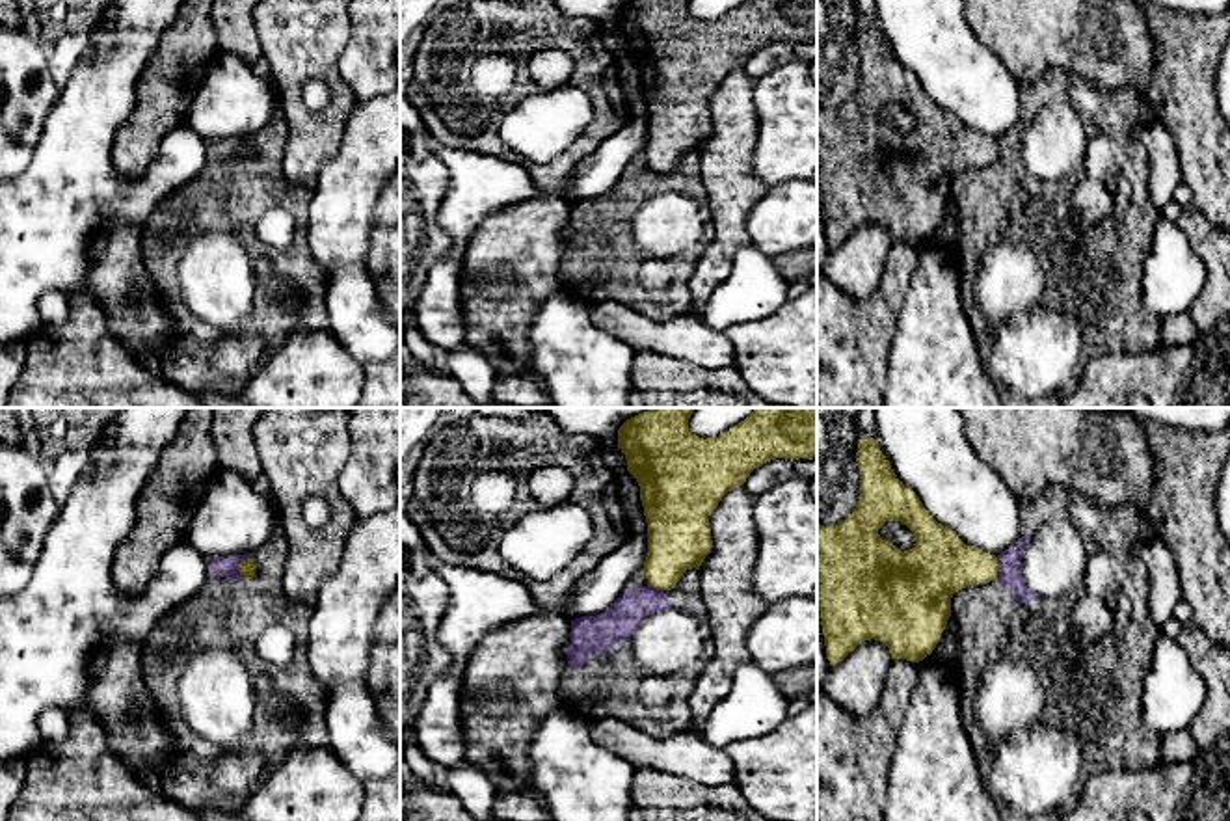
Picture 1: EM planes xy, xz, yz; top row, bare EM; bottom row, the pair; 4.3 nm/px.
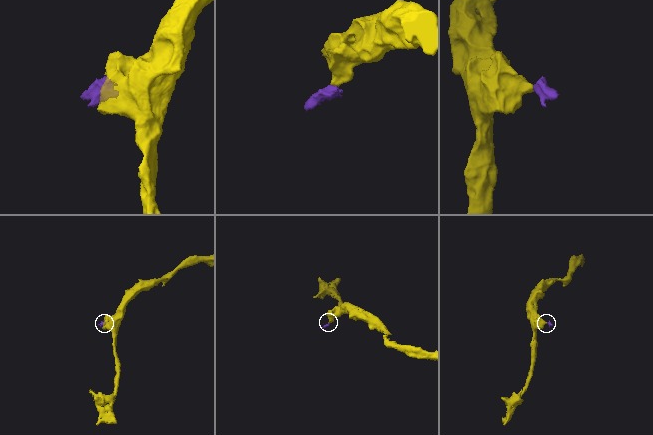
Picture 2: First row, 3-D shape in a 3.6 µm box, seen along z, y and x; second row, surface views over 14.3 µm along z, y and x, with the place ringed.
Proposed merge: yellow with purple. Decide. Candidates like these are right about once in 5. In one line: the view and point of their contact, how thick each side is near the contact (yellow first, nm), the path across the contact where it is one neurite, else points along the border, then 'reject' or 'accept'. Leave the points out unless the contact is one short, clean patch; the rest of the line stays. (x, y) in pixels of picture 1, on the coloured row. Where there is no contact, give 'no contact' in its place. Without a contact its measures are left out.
xy (239, 568) | 70/90 nm | along xy (250, 557), (239, 568), (246, 581) | reject

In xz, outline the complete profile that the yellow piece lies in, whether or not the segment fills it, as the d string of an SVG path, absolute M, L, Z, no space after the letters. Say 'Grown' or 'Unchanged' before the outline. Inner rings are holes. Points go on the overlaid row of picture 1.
Unchanged. M651 408L627 419L618 430L618 449L640 486L648 523L644 572L648 586L657 590L672 590L687 570L700 570L713 547L709 516L755 467L776 458L817 456L817 408L754 408L744 421L707 439L689 428L694 410Z

